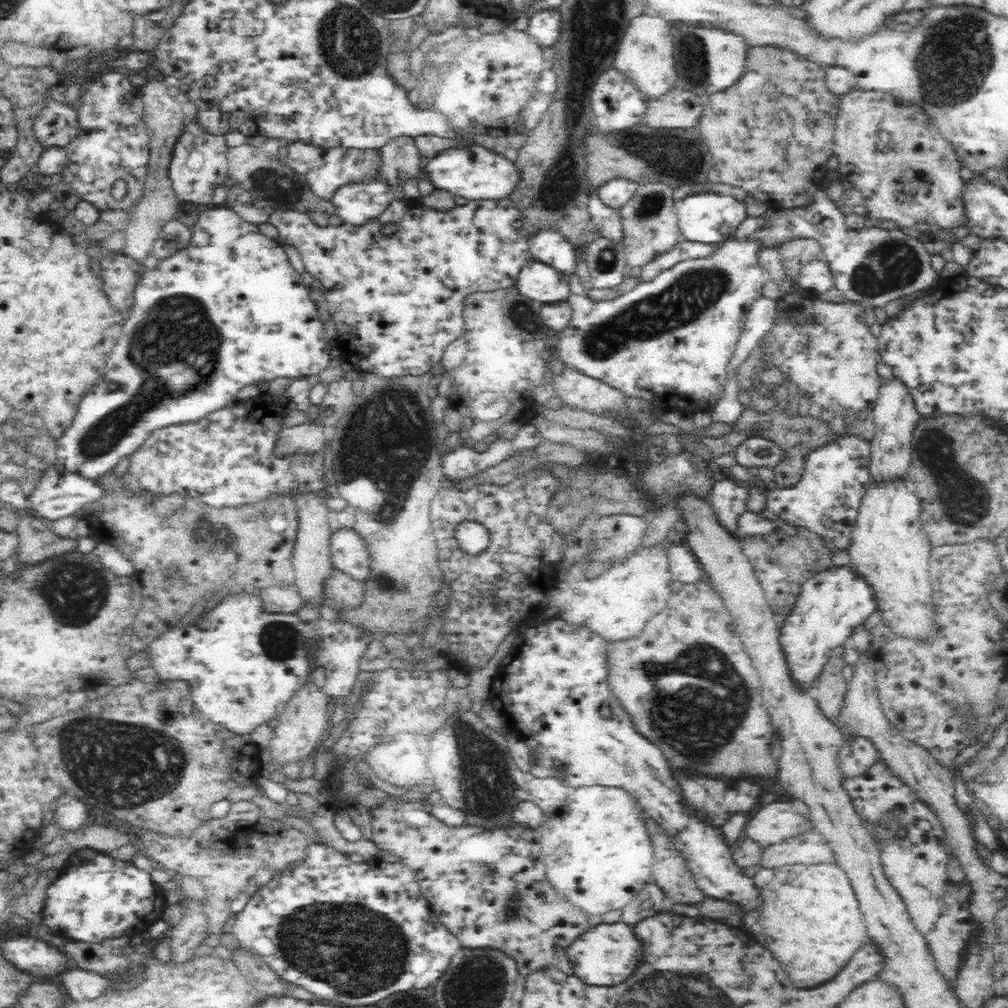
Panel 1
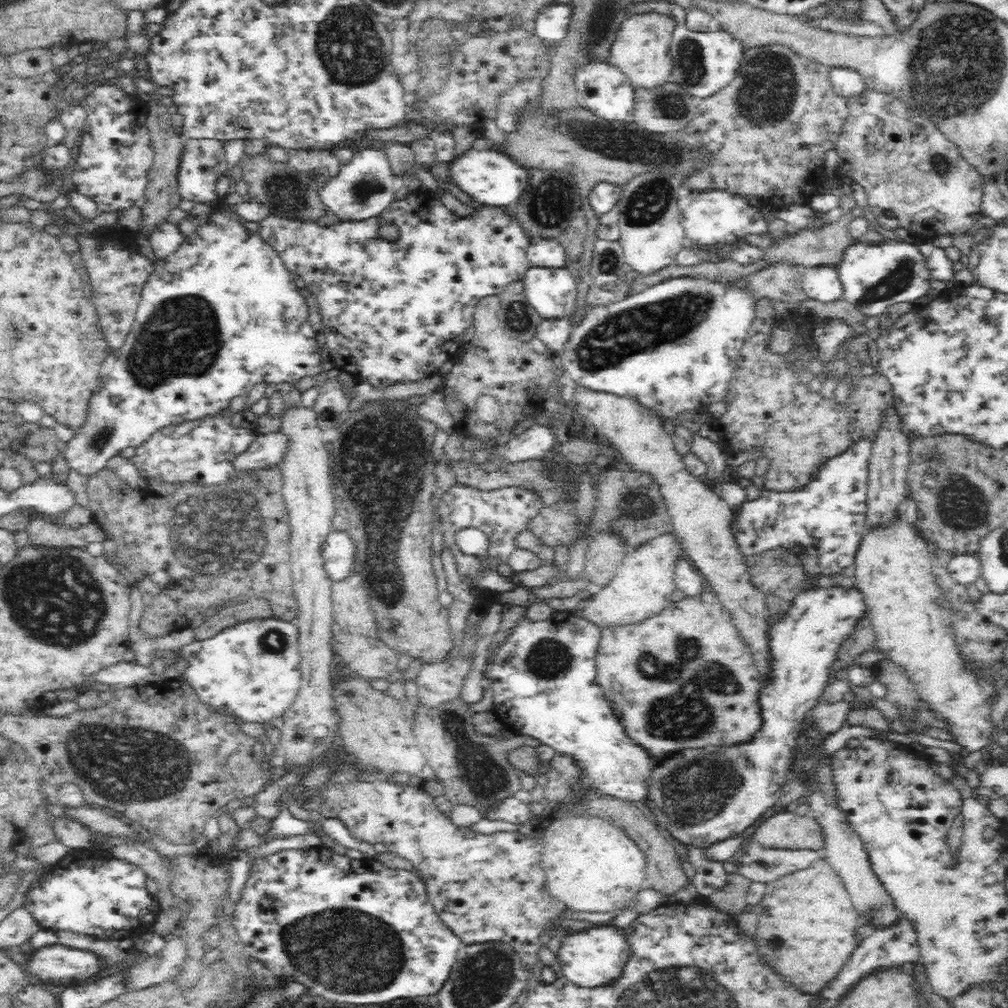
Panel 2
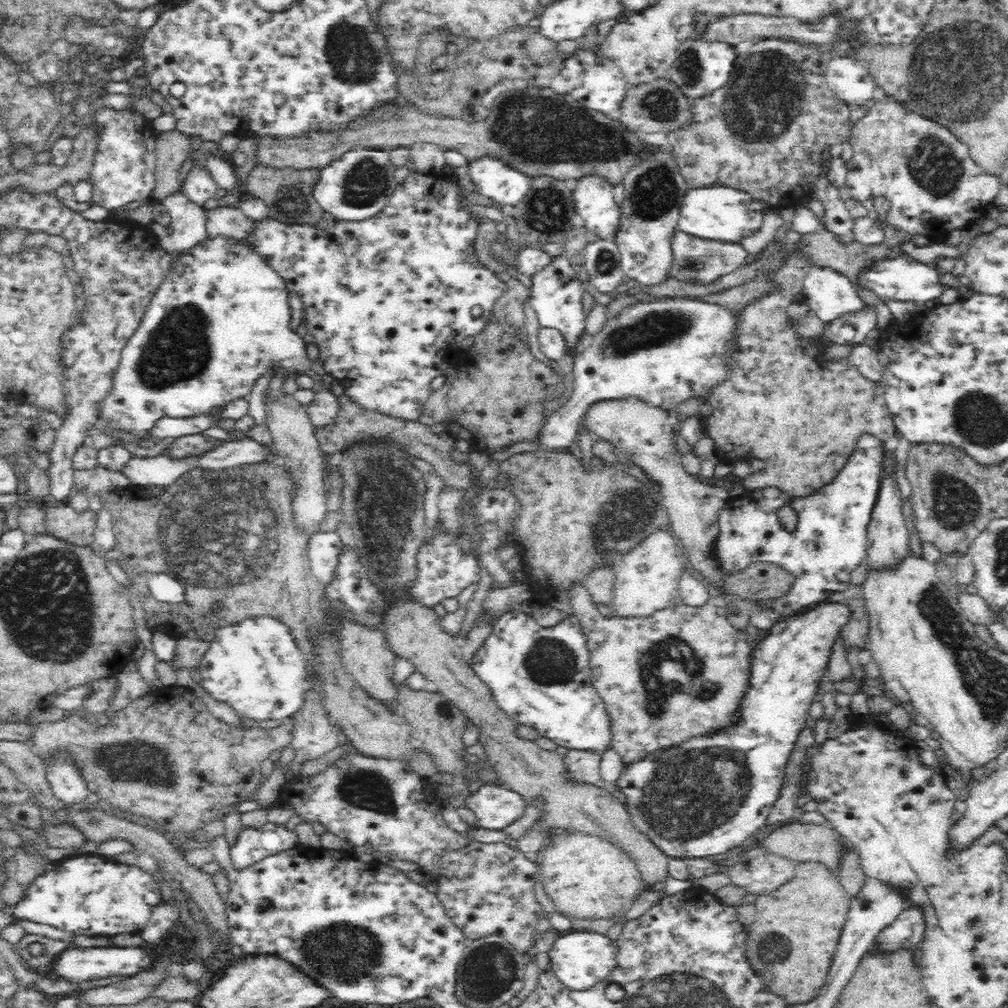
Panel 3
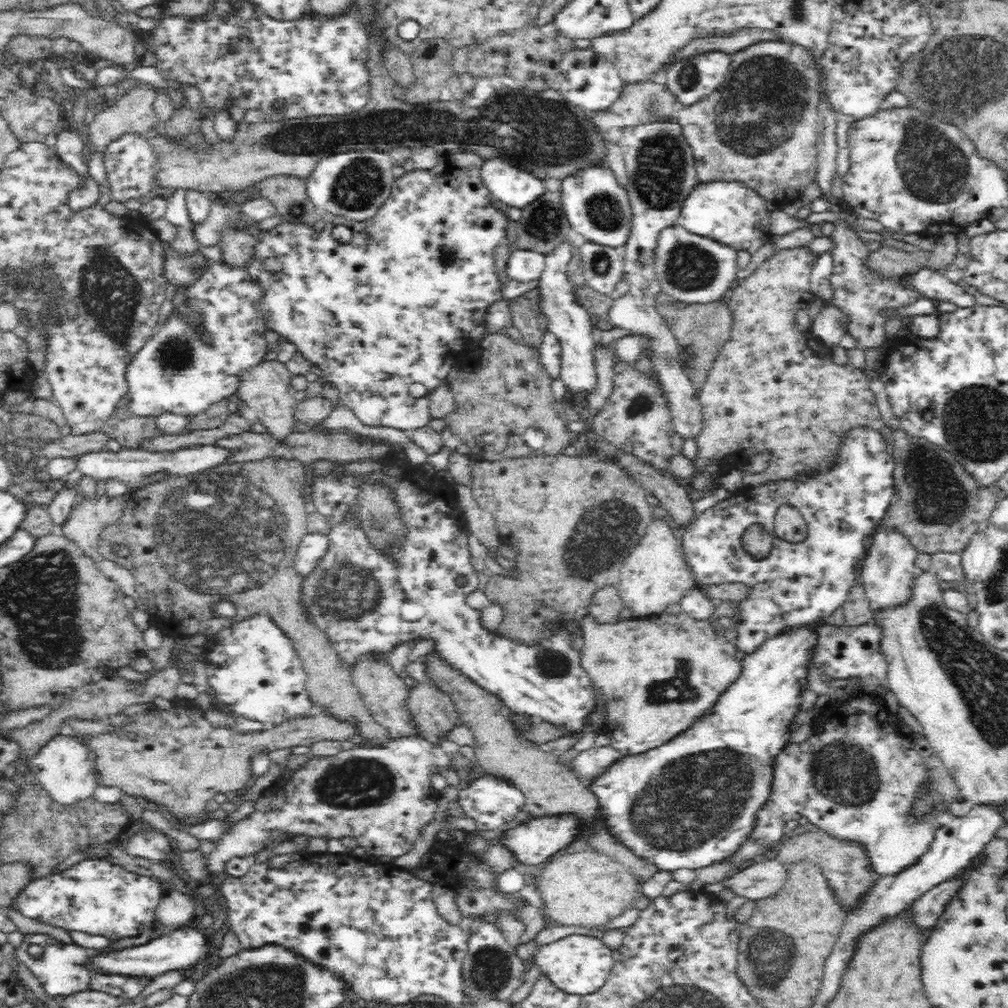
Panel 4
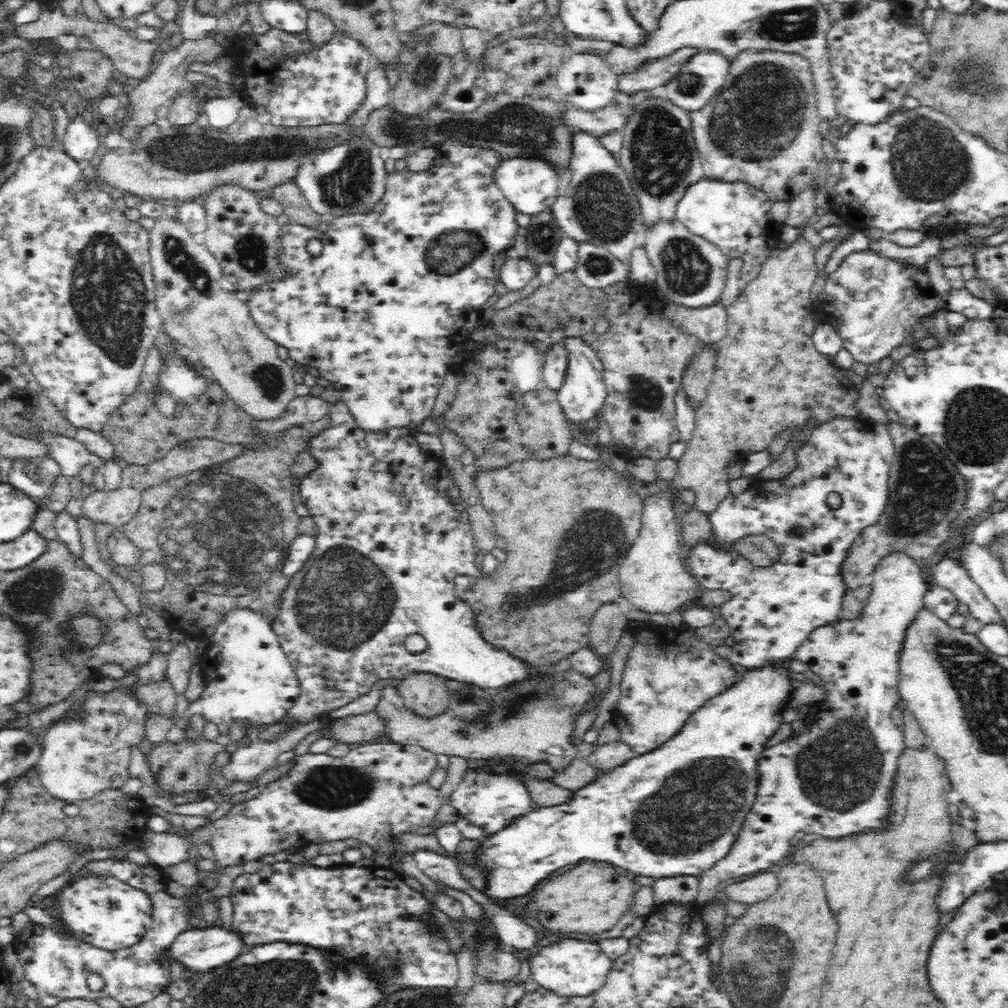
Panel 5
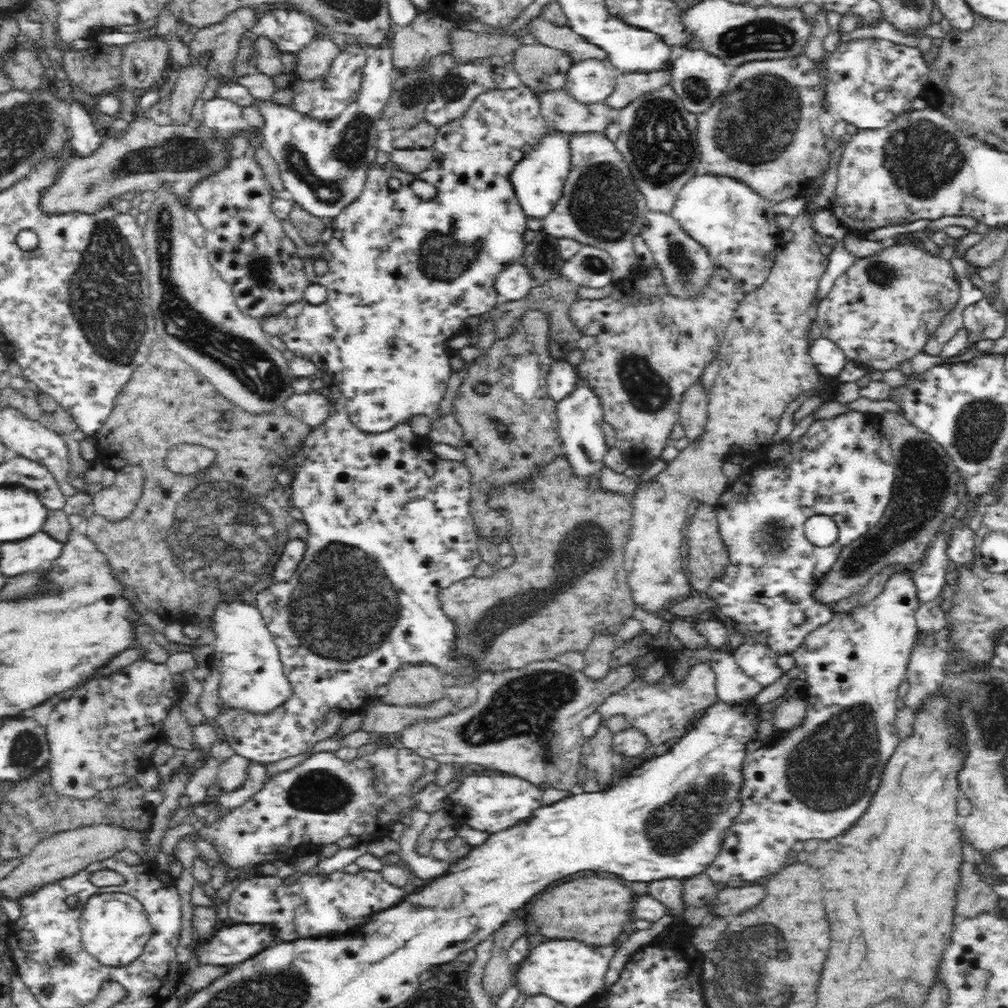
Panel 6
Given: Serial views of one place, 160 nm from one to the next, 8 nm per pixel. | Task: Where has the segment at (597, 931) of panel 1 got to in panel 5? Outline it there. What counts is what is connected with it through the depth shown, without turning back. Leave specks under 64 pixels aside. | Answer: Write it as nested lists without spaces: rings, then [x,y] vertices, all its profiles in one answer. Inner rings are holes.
[[[566,938],[543,947],[530,961],[531,975],[538,984],[562,996],[586,996],[596,992],[606,981],[612,959],[598,946],[594,938]]]

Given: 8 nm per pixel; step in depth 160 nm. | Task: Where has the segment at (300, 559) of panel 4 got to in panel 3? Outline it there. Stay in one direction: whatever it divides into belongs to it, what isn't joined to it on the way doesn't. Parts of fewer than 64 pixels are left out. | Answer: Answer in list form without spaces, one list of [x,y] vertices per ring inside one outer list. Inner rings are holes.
[[[318,532],[307,538],[311,572],[320,582],[331,585],[339,575],[341,554],[345,549],[342,538],[335,532]]]

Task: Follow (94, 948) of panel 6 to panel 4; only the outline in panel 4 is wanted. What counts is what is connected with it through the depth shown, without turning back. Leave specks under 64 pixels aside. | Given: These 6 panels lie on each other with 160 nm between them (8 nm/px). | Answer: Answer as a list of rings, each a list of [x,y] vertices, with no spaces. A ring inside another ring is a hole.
[[[86,858],[66,870],[30,880],[15,896],[12,908],[26,918],[68,932],[105,936],[109,942],[135,937],[146,931],[164,894],[161,883],[150,876],[130,872],[106,859]]]

